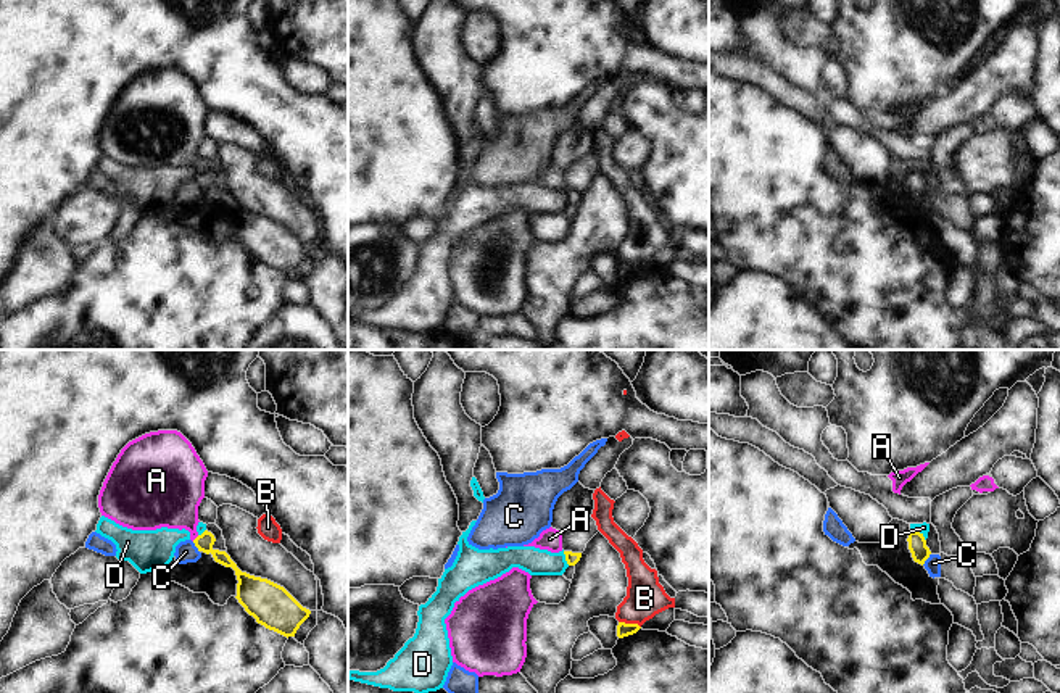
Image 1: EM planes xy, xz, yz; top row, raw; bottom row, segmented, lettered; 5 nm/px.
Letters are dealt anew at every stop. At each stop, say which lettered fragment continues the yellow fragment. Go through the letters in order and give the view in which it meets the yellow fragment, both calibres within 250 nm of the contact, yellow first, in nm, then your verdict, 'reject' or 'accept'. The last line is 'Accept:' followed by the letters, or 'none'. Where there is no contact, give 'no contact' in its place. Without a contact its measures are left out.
A: xy | 90/300 nm | accept
B: xz | 70/190 nm | reject
C: yz | 90/80 nm | reject
D: yz | 90/50 nm | reject
Accept: A

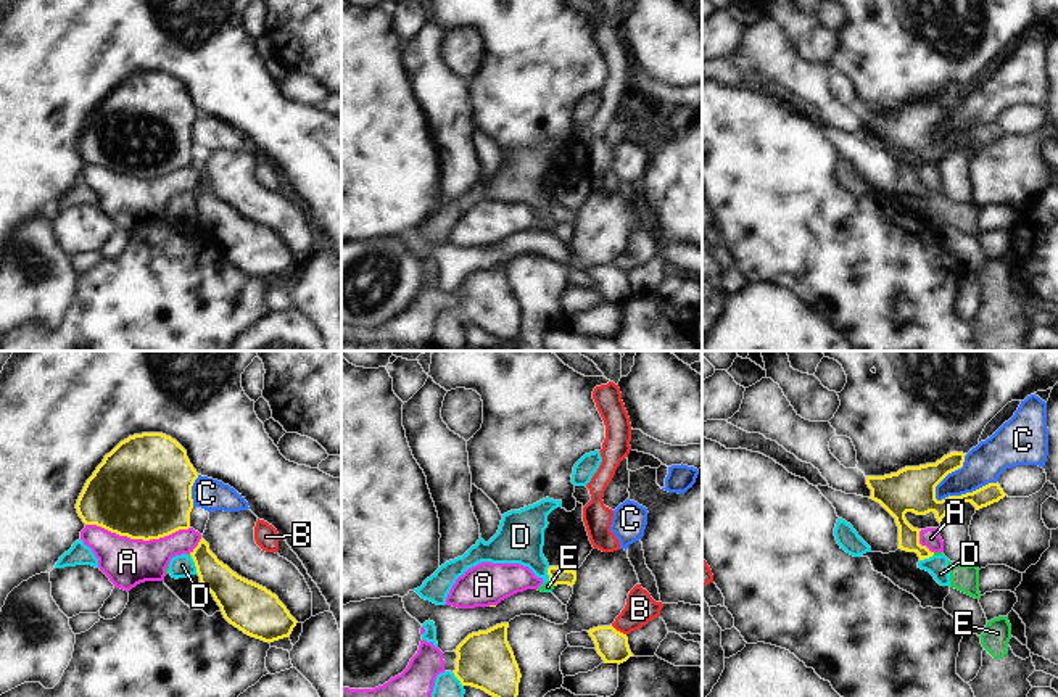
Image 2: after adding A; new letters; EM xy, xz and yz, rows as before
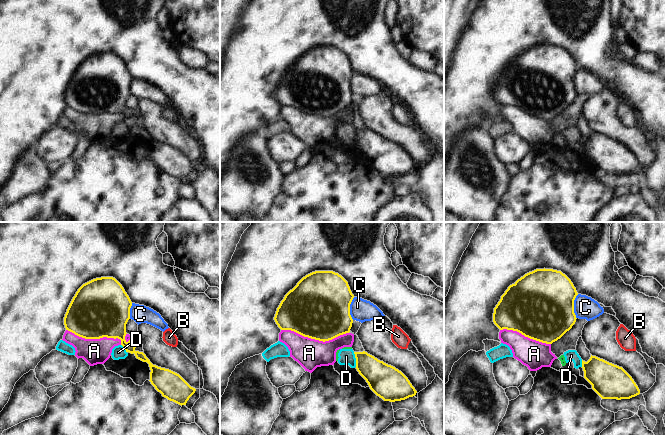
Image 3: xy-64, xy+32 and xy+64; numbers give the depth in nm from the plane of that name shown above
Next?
A: xy | 500/240 nm | reject
B: xz | 160/150 nm | reject
C: yz | 190/190 nm | reject
D: xy | 190/110 nm | reject
E: xz | 90/50 nm | reject
Accept: none

